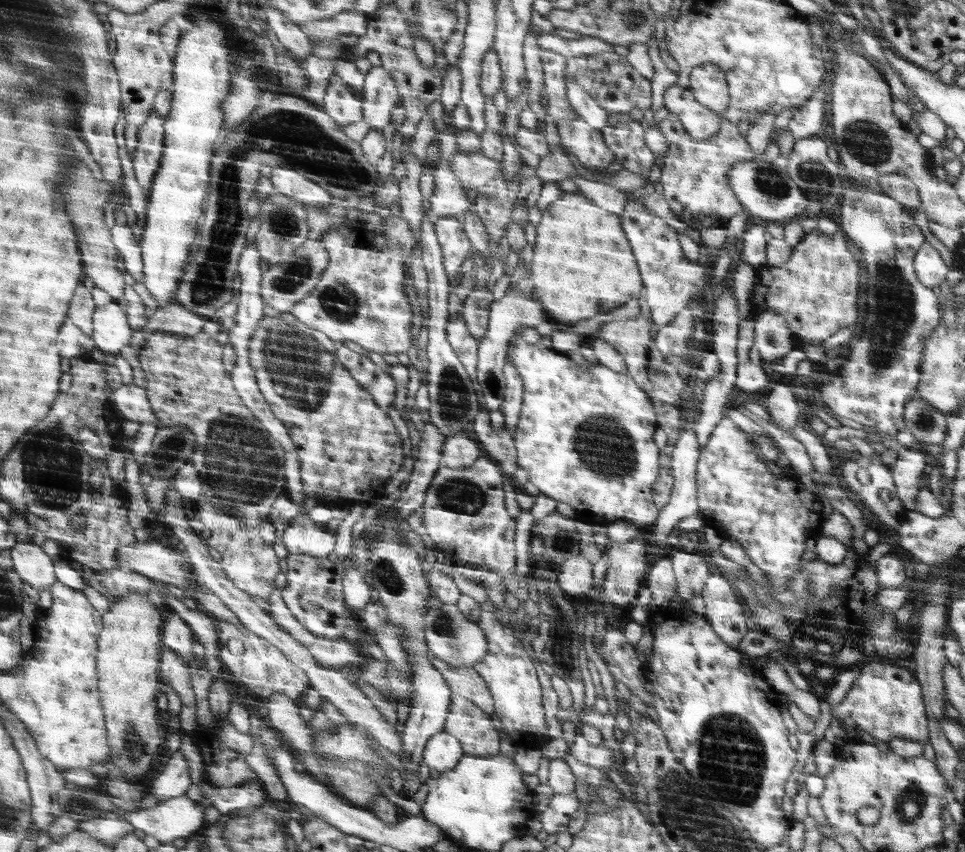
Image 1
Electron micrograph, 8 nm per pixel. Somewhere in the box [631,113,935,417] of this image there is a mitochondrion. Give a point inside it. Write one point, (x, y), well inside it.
(893, 302)

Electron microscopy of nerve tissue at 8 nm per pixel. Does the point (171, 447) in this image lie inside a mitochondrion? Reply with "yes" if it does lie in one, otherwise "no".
yes

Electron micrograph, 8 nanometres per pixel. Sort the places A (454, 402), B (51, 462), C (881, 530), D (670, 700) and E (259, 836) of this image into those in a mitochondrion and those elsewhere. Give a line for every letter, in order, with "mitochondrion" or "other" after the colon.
A: mitochondrion
B: mitochondrion
C: other
D: other
E: mitochondrion

